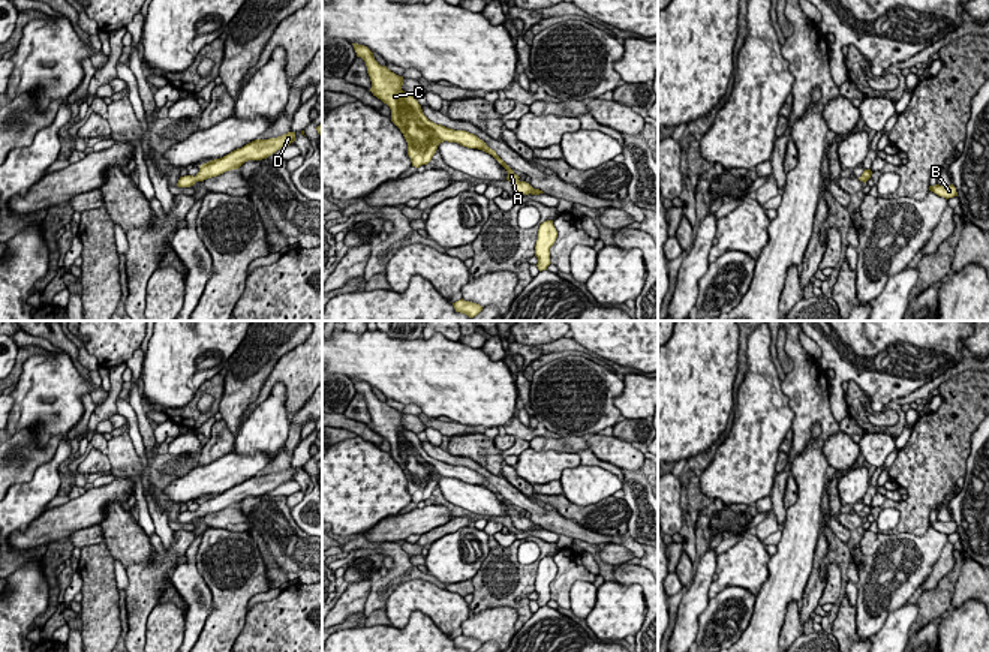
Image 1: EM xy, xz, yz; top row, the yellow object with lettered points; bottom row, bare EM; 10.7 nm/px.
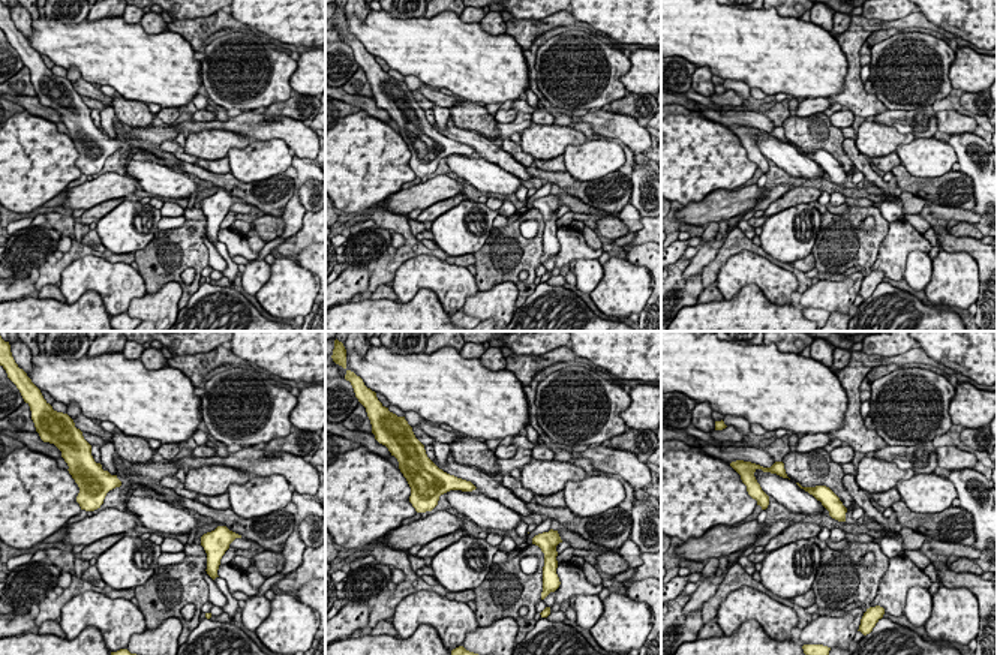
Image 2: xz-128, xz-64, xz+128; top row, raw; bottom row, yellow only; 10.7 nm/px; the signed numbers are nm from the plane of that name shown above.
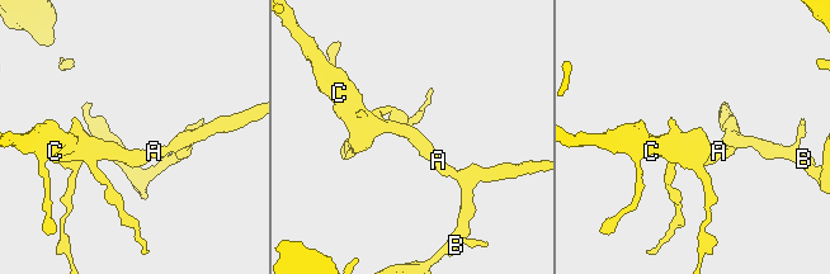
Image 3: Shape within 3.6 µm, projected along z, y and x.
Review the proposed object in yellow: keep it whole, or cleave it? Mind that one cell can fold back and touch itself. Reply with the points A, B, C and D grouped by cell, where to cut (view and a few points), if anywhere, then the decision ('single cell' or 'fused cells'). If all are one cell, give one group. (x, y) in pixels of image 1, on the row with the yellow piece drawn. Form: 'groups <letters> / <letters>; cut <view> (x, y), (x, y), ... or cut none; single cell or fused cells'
groups A B C D; cut none; single cell

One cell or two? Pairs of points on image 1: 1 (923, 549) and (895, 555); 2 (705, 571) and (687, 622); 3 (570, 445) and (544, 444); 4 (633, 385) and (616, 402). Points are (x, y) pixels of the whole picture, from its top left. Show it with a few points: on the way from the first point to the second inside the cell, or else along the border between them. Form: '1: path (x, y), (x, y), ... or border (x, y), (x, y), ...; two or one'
1: path (916, 555), (902, 555); one
2: path (702, 583), (690, 610); one
3: path (564, 444), (550, 444); one
4: path (628, 390), (621, 397); one

